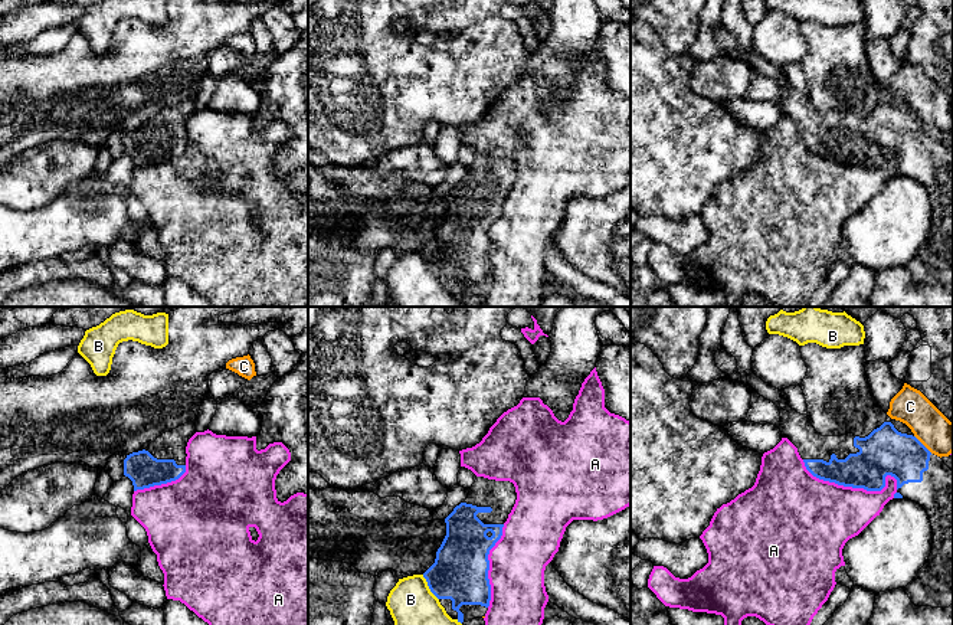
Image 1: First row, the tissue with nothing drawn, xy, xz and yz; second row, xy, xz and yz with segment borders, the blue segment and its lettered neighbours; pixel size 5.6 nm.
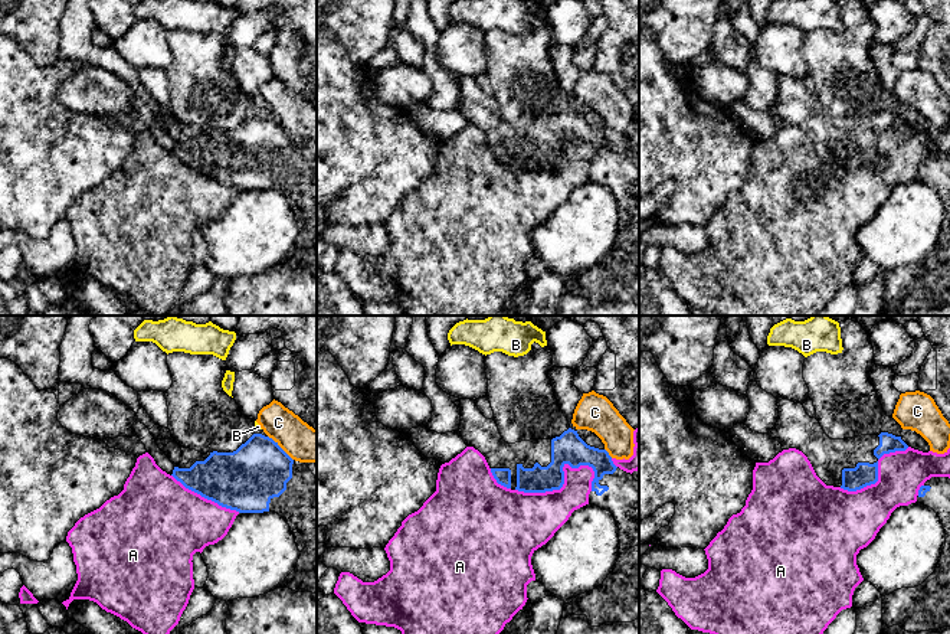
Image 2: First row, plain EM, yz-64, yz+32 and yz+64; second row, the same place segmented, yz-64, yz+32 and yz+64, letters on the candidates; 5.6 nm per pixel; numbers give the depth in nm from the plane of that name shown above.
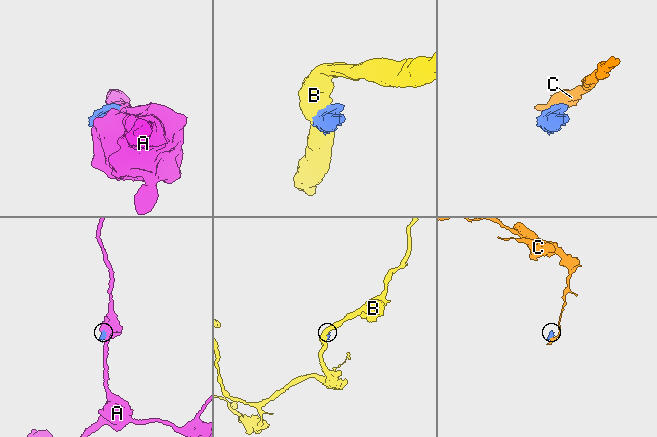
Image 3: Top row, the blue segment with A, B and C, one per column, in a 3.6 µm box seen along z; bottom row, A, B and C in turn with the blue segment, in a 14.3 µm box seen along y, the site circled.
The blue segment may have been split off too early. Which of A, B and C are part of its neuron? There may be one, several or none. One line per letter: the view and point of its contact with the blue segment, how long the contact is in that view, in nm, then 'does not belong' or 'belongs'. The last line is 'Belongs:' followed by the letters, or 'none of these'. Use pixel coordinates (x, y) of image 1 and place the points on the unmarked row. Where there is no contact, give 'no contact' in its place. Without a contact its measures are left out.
A: yz (855, 164) | 550 nm | does not belong
B: xz (429, 265) | 170 nm | does not belong
C: yz (922, 121) | 140 nm | does not belong
Belongs: none of these

